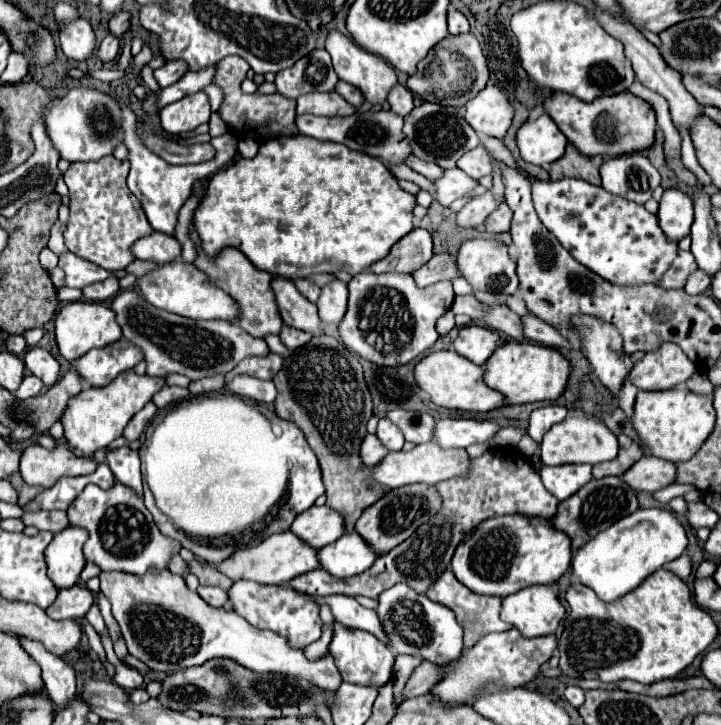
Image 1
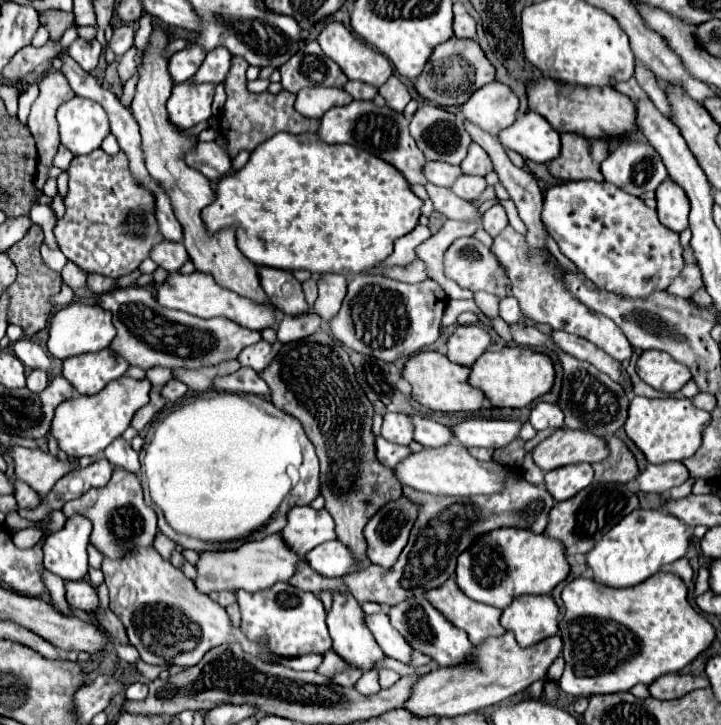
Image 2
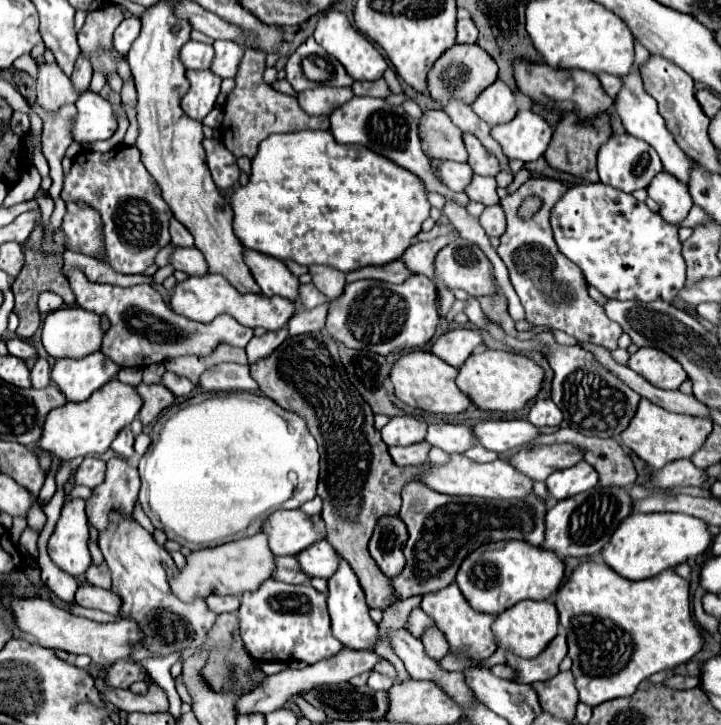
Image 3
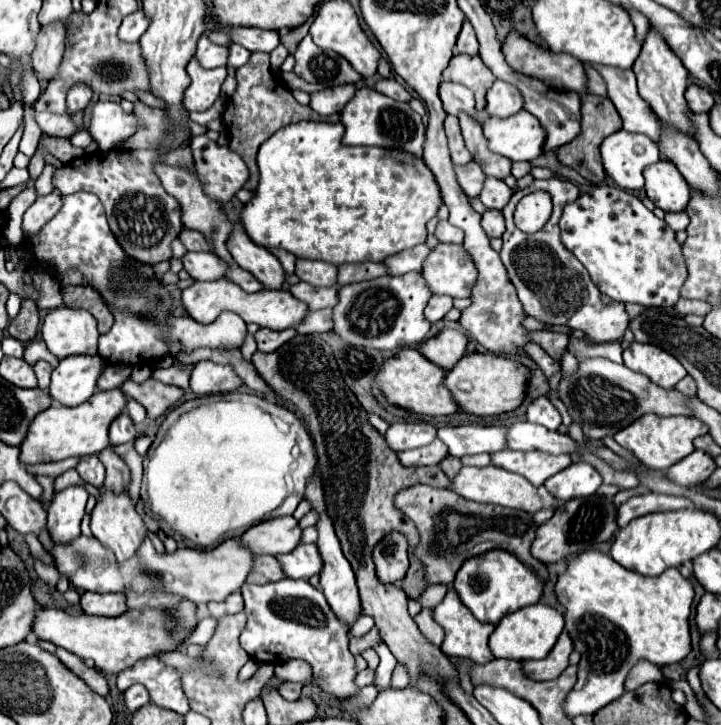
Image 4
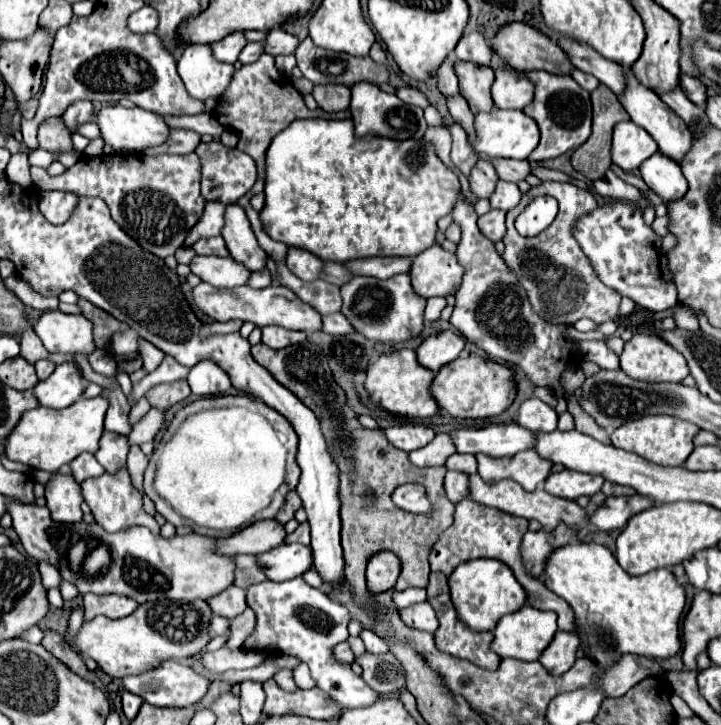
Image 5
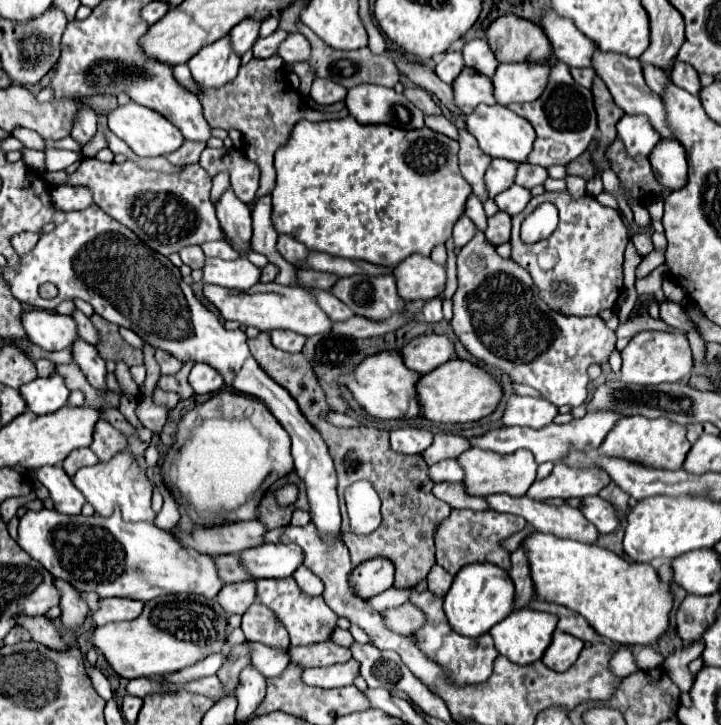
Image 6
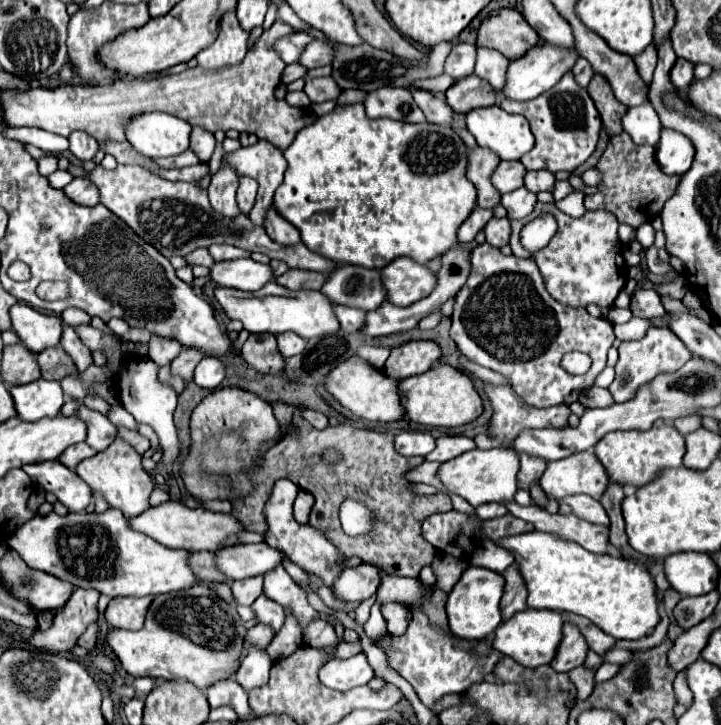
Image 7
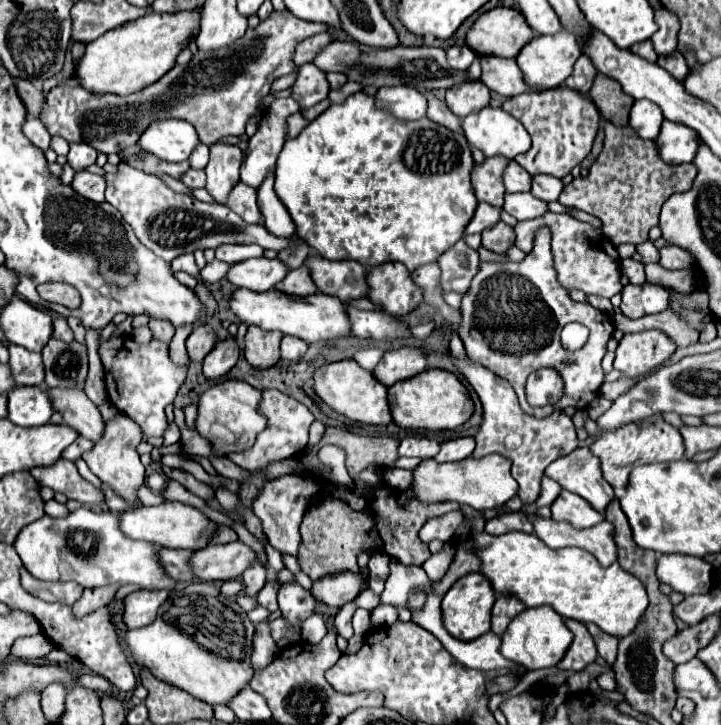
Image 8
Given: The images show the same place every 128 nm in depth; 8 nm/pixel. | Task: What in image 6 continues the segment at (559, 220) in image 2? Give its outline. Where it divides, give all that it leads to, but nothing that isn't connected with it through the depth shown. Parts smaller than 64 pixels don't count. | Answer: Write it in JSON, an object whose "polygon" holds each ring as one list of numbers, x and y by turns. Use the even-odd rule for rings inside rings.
{"polygon":[[660,302,660,318,662,318,668,326,678,328,678,330,682,330,682,332,686,332,686,334,688,334,690,330,698,332,698,326,684,314,684,310,682,310,680,304]]}

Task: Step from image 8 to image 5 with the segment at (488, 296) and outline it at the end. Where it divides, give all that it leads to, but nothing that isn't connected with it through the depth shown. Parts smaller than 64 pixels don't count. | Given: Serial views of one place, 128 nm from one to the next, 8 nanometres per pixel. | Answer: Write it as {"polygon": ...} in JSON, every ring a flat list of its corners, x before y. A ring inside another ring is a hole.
{"polygon":[[462,194,454,206,452,218,462,228,462,240,456,256,464,268,464,276,458,292,454,294,456,306,450,324,466,340,482,348,494,362,510,362,518,366,532,384,550,388,562,396,564,388,560,386,560,378,566,370,580,364,580,344,566,334,568,326,548,324,532,312,528,296,524,288,520,288,516,274,506,266,502,256,494,252,492,242,482,236,476,224,478,216,474,206,466,202],[550,196,536,198,516,218,515,228,521,236,536,236,552,224,556,212,558,212,558,204,554,198]]}

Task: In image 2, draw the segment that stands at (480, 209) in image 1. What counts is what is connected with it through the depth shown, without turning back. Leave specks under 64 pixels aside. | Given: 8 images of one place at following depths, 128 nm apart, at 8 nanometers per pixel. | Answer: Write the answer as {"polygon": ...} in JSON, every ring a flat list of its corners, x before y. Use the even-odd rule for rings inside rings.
{"polygon":[[448,220,436,234,432,234,424,244,416,248,416,256,426,264,428,278,440,284,440,288,448,294,448,298,472,298,470,290,460,288,454,280,444,276,444,252,446,248,460,236,472,236,478,230,478,224]]}

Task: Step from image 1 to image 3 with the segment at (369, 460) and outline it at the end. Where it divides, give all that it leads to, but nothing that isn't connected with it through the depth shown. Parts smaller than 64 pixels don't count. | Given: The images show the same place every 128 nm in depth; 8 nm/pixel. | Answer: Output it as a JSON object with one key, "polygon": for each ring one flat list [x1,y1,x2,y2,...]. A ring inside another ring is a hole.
{"polygon":[[418,442,412,446,392,446,390,456,394,458,394,462,398,466,420,466,428,460,428,452,430,452,430,444,428,442]]}

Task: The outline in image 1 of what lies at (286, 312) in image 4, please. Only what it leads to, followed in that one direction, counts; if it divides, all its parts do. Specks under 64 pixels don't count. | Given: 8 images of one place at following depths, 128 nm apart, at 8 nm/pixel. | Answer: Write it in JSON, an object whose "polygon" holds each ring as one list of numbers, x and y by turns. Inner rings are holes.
{"polygon":[[174,260,170,264,158,266,158,270,150,272,148,276,138,280,138,288,142,296,154,304,156,308,186,316,186,318,196,318,196,320,208,320,208,318,222,318,236,322,240,316,240,308,232,296,216,288,204,272,200,272,194,264,184,264,182,260]]}

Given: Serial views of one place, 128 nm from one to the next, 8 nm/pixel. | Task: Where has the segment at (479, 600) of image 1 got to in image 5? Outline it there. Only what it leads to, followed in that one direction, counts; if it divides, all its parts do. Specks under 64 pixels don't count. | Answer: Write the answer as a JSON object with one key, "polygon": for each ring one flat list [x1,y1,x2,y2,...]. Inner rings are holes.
{"polygon":[[448,594,428,598,428,602,432,604,436,618,440,622,438,632,434,634,436,648,450,656,468,660,478,668,494,672,500,664,500,656,490,650,490,642,494,638,492,632,474,632,468,626,464,626,456,618,456,610]]}

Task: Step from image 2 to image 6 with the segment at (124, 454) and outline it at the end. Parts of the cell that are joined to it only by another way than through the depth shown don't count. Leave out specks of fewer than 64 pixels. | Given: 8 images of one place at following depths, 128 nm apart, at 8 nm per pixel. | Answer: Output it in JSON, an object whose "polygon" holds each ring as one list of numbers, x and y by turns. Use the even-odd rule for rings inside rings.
{"polygon":[[80,338,74,340,72,358,80,366,80,370,84,372,84,376,88,378,88,382,94,388,106,388,106,382,104,382,106,366,104,366,104,360,100,358,98,350,92,344,88,344,88,342,80,340]]}

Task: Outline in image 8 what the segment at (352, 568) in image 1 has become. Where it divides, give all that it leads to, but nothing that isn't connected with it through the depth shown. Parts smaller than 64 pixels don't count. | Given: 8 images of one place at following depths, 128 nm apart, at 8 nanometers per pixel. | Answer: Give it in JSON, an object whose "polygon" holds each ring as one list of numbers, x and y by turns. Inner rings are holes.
{"polygon":[[240,540,218,546,208,544,196,550,192,554,192,560,188,560,188,564,192,564,192,574,204,582,234,580,254,562,254,552]]}

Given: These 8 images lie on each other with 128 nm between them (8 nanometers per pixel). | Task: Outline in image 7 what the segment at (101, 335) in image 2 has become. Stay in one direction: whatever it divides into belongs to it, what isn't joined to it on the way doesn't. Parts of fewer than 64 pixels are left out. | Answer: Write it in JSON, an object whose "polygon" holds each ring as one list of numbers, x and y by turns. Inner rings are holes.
{"polygon":[[18,302,10,308,10,318,12,330,18,334,20,342,32,352,42,352,60,342,62,336,60,316,42,314,38,310,32,310,28,304]]}

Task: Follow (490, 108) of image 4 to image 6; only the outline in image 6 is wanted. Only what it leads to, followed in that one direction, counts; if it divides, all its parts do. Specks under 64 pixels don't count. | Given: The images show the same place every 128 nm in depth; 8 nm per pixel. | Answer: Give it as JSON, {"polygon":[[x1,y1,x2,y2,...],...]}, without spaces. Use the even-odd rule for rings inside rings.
{"polygon":[[548,58,546,62,500,64,492,78,498,104,508,106,512,102,532,102,540,98,548,84,548,72,552,64,552,58]]}

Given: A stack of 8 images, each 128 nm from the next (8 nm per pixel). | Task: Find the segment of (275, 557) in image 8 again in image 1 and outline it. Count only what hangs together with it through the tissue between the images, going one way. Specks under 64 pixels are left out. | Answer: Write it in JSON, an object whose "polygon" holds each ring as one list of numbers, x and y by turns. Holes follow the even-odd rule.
{"polygon":[[238,580,230,590,230,600,234,604,236,614,240,614,246,622,256,628,268,628,284,636,292,648,302,650,322,636,322,620,318,616,320,604,316,604,312,596,300,594,290,586,260,586,256,582]]}

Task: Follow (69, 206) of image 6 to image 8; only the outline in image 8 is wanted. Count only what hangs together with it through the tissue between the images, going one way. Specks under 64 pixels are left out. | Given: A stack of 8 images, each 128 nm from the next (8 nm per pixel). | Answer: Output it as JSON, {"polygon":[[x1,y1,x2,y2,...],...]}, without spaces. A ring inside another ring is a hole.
{"polygon":[[88,170,78,172,78,174,74,176,72,188,74,188,80,196,84,196,84,198,88,198,88,200,92,200,92,202,104,202,106,180,104,180,102,176,98,176,98,174,92,174,92,172,88,172]]}

